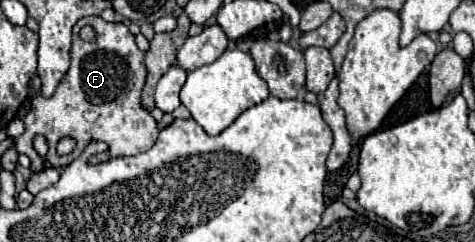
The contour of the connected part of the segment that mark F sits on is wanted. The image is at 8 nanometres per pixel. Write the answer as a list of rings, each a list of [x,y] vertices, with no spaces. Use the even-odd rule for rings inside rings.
[[[98,16],[80,18],[74,26],[72,40],[72,64],[62,82],[56,88],[56,94],[50,100],[36,96],[32,100],[32,108],[24,118],[24,134],[16,140],[16,148],[20,154],[26,154],[32,160],[30,170],[40,172],[46,170],[46,162],[54,170],[64,170],[74,158],[82,154],[90,140],[104,140],[109,148],[106,152],[92,157],[91,165],[107,162],[120,156],[136,156],[150,146],[154,146],[158,138],[158,124],[150,116],[148,110],[140,104],[140,92],[146,80],[146,64],[144,52],[138,50],[134,36],[122,22],[104,22]],[[84,26],[92,26],[96,30],[96,40],[86,42],[80,38],[80,30]],[[36,134],[44,134],[50,150],[46,158],[40,158],[32,148],[32,138]],[[62,138],[76,140],[76,148],[66,154],[56,154],[56,144]]]

